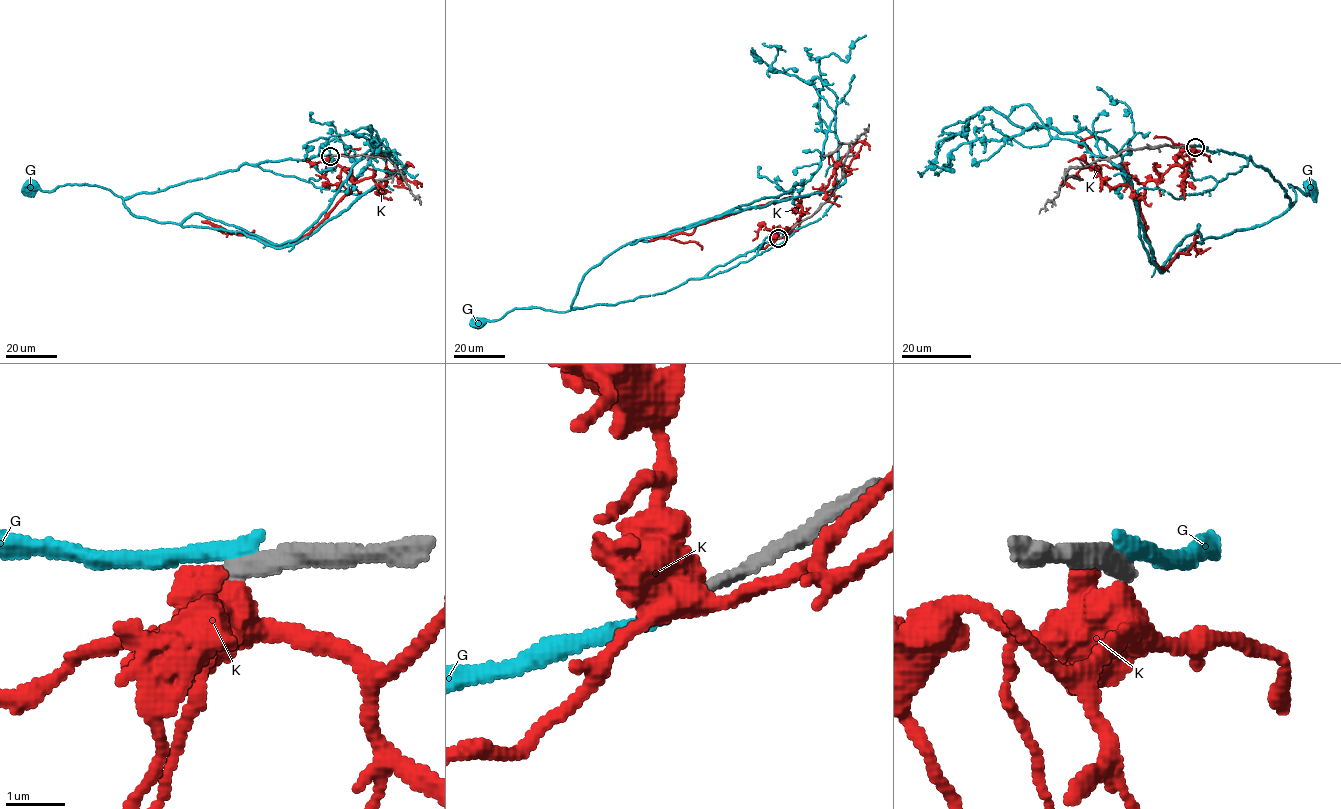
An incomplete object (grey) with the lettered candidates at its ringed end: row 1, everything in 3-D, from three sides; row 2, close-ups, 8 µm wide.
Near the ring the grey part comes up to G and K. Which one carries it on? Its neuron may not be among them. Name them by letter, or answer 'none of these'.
none of these

